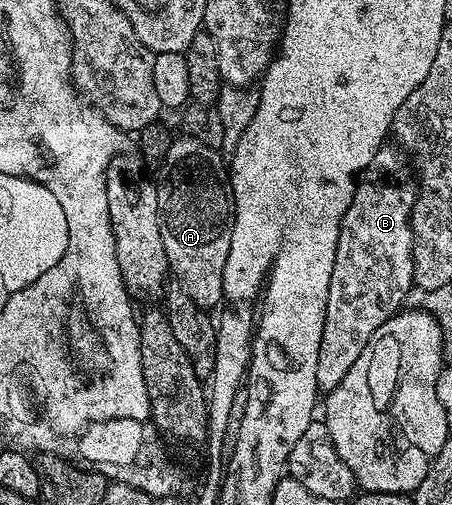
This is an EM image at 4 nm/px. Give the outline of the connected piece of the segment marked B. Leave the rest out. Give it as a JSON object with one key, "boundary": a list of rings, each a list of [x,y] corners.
{"boundary":[[[384,146],[379,148],[377,154],[373,154],[373,162],[369,162],[367,169],[358,177],[355,185],[355,193],[353,194],[353,202],[348,205],[345,210],[345,218],[339,227],[337,250],[335,251],[335,257],[333,258],[333,278],[329,278],[329,302],[325,306],[325,326],[323,327],[323,333],[321,334],[321,350],[317,354],[317,386],[319,387],[320,393],[329,394],[337,386],[341,386],[341,378],[345,378],[345,374],[349,374],[349,369],[353,367],[353,362],[357,362],[357,357],[361,354],[361,350],[365,350],[369,338],[373,338],[377,326],[381,326],[387,319],[400,311],[400,309],[404,307],[403,299],[405,299],[410,292],[413,292],[415,271],[413,270],[411,211],[415,205],[415,199],[418,197],[419,185],[417,183],[417,176],[413,171],[412,165],[409,163],[408,157],[395,146]]]}

